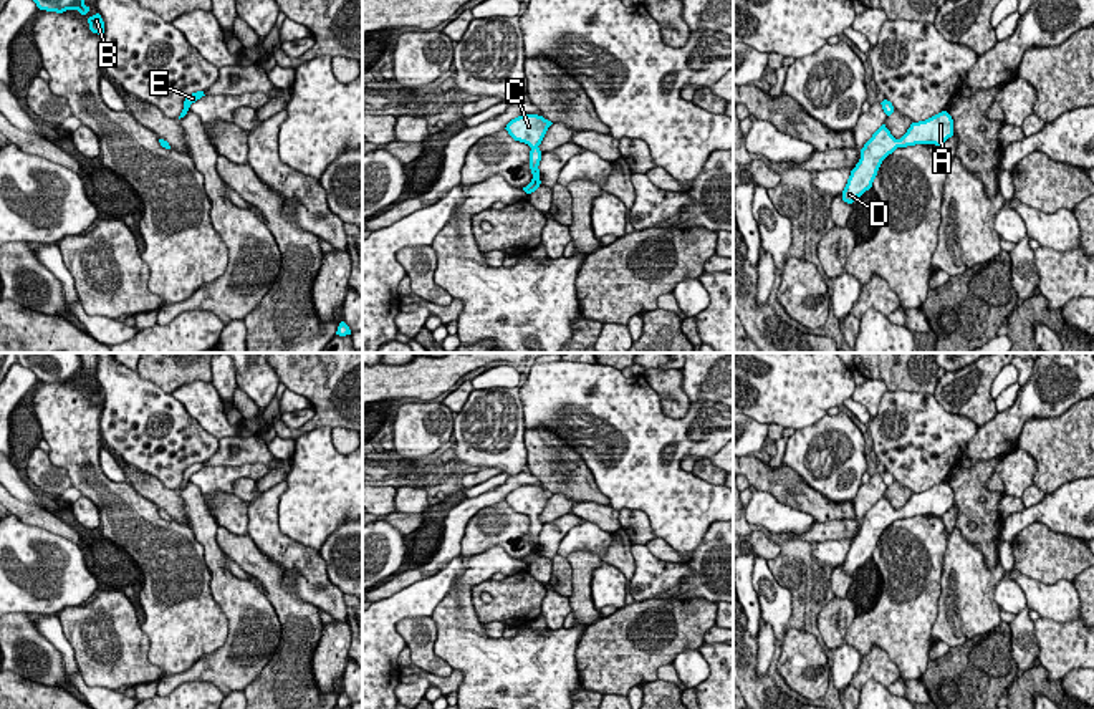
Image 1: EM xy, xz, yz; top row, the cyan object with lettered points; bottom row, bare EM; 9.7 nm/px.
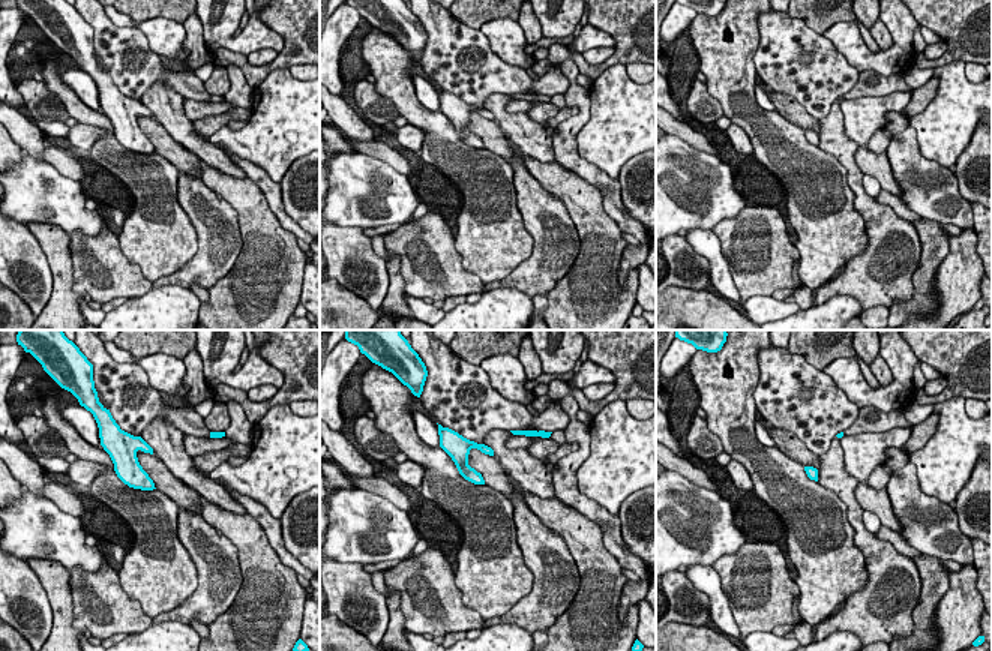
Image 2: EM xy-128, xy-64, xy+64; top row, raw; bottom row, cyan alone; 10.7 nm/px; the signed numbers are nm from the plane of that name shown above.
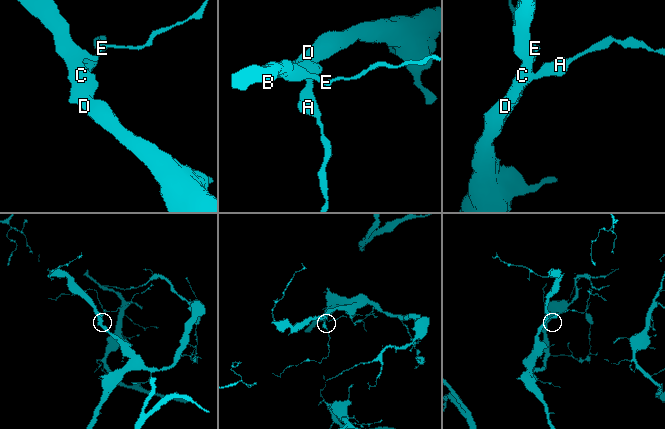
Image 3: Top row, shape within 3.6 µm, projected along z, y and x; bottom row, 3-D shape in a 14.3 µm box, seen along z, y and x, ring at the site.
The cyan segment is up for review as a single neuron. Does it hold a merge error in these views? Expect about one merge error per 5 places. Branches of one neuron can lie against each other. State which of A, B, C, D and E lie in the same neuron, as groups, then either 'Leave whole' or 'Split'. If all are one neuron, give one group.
Groups: A B C D E. Leave whole

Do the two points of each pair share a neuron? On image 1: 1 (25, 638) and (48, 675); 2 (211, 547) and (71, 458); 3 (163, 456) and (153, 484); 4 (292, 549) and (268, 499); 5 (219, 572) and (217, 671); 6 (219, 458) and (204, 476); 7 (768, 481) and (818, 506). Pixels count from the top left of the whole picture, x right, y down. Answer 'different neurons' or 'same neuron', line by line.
1: same neuron
2: different neurons
3: different neurons
4: same neuron
5: same neuron
6: different neurons
7: same neuron

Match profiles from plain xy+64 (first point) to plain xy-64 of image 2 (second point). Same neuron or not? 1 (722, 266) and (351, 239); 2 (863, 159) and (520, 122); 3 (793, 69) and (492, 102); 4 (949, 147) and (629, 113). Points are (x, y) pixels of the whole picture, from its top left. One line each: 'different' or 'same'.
1: different
2: different
3: different
4: same

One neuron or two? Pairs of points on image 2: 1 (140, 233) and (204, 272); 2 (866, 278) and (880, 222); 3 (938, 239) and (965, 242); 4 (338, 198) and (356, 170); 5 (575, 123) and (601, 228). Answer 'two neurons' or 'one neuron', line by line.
1: two neurons
2: one neuron
3: two neurons
4: one neuron
5: two neurons

